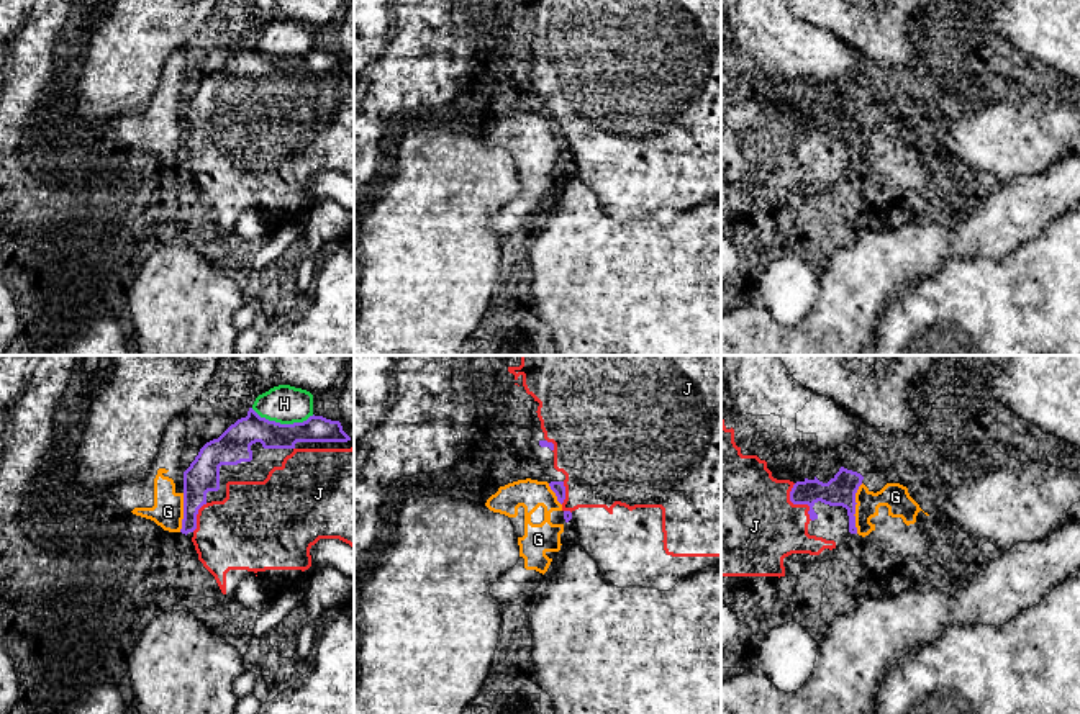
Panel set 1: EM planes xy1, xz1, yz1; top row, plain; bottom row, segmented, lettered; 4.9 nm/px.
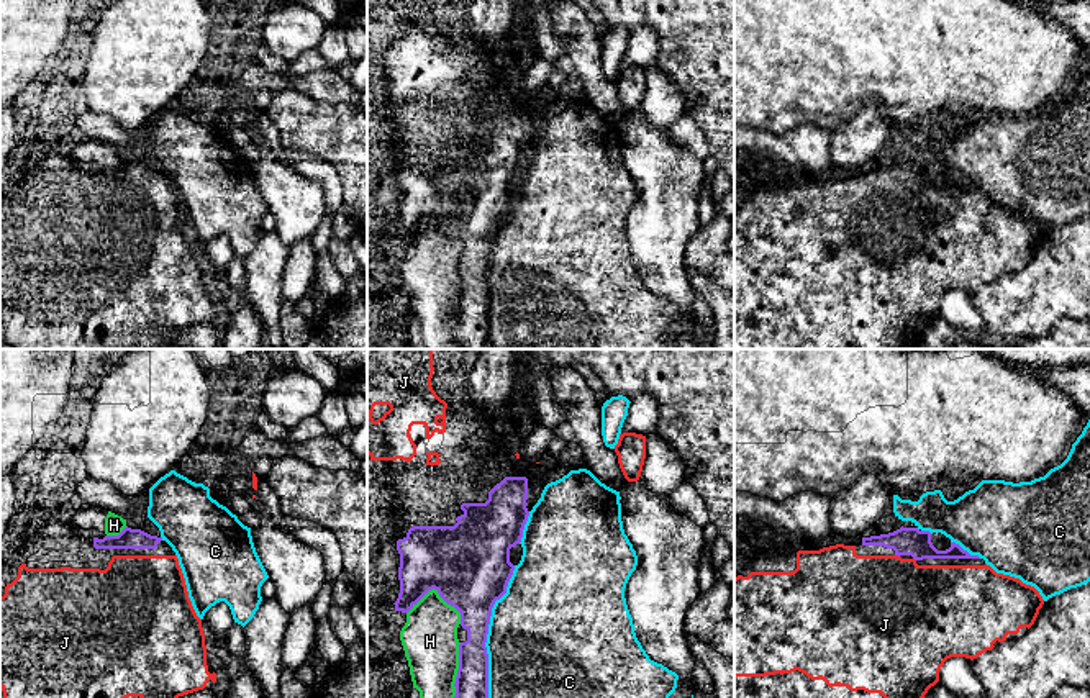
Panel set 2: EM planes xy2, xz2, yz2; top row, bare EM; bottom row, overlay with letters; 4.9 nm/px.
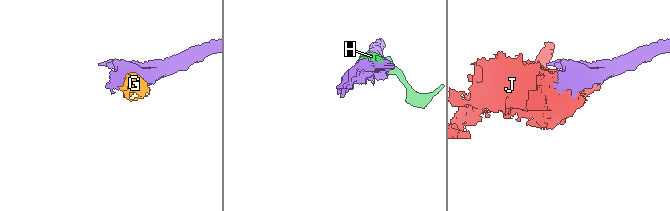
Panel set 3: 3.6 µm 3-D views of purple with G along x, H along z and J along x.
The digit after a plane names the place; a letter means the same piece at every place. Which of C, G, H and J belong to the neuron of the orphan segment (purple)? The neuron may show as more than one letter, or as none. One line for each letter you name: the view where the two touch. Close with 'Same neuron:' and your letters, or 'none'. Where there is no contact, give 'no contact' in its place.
J: yz1
Same neuron: J

